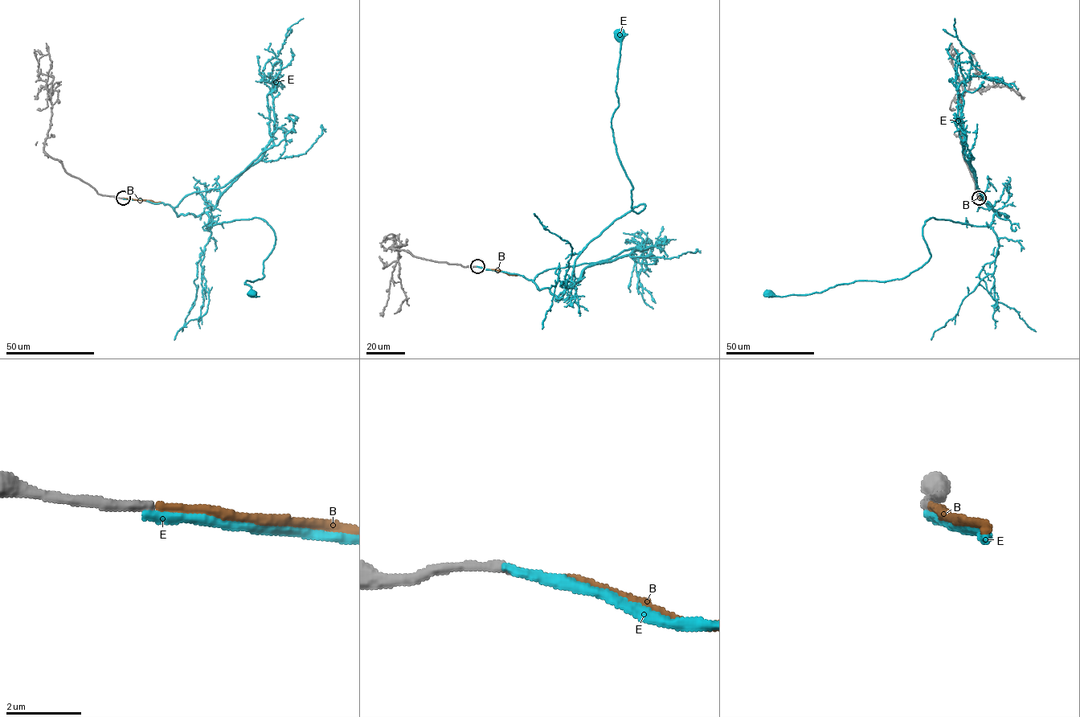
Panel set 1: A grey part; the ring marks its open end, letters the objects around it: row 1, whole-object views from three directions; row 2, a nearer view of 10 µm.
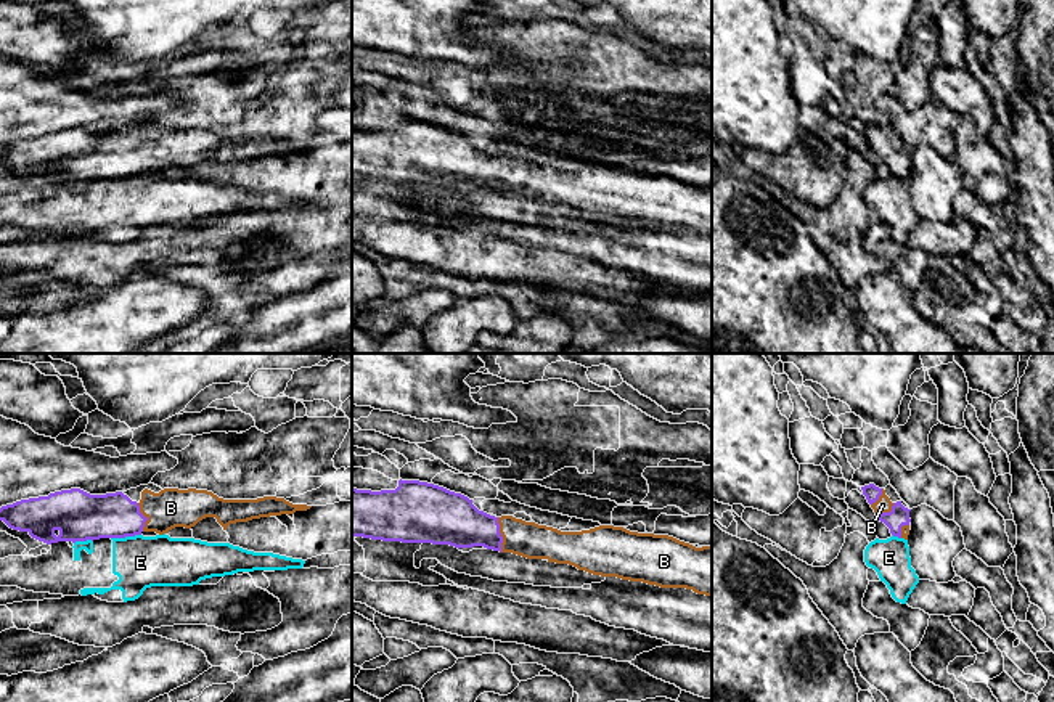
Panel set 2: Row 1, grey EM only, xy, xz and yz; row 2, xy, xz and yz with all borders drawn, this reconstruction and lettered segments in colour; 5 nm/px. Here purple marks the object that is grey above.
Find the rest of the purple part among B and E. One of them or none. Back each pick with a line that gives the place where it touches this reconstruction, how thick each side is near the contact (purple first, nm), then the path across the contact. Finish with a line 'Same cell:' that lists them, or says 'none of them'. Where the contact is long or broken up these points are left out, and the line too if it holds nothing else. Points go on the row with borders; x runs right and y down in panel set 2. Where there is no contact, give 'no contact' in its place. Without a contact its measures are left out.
B: contact xz (500, 535); calibres 240 and 180 nm; way xz (453, 519), (463, 526), (500, 535), (516, 535), (529, 540)
Same cell: B

